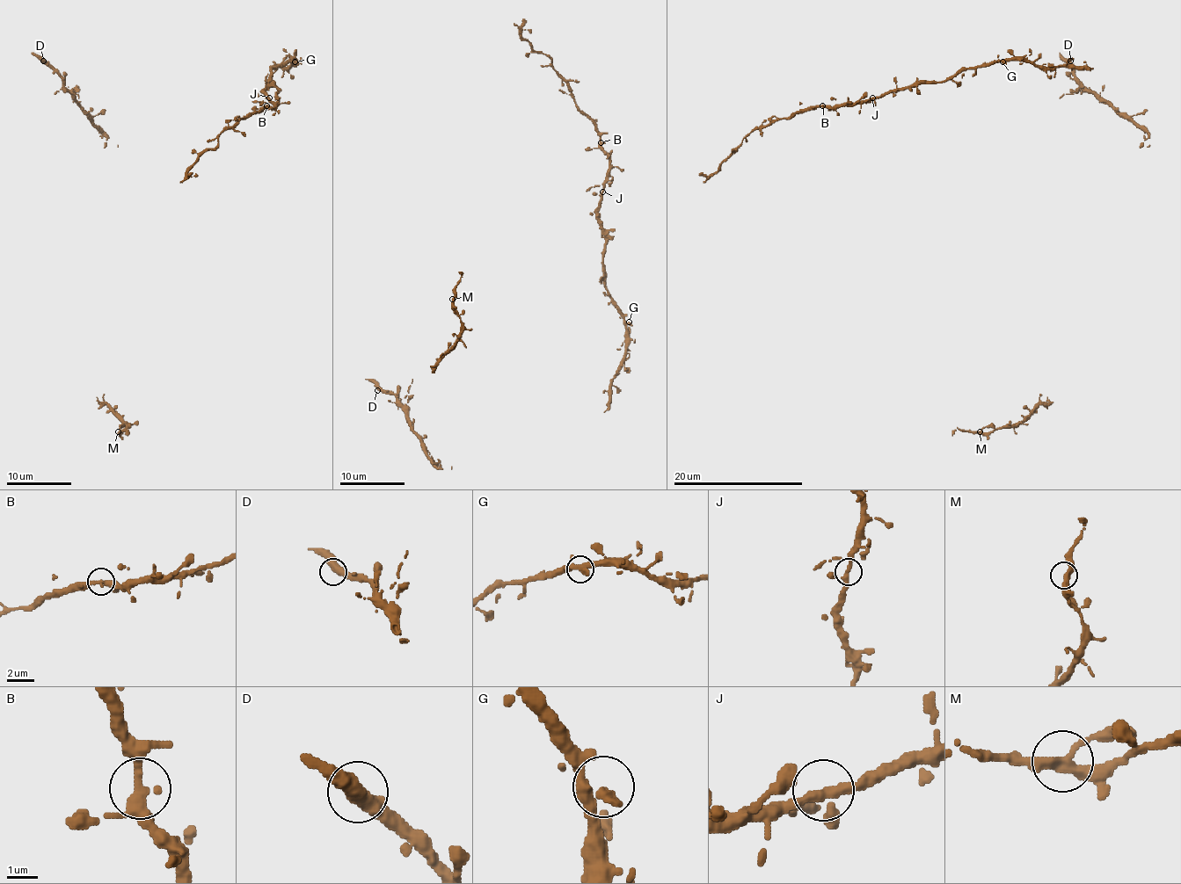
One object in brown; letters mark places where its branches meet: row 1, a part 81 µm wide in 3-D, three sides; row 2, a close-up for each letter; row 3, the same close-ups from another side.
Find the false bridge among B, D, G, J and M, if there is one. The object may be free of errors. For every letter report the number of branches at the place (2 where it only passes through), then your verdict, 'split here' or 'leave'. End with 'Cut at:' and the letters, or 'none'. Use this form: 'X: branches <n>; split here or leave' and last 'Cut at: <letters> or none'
B: branches 3; leave
D: branches 2; leave
G: branches 2; leave
J: branches 3; leave
M: branches 3; leave
Cut at: none

